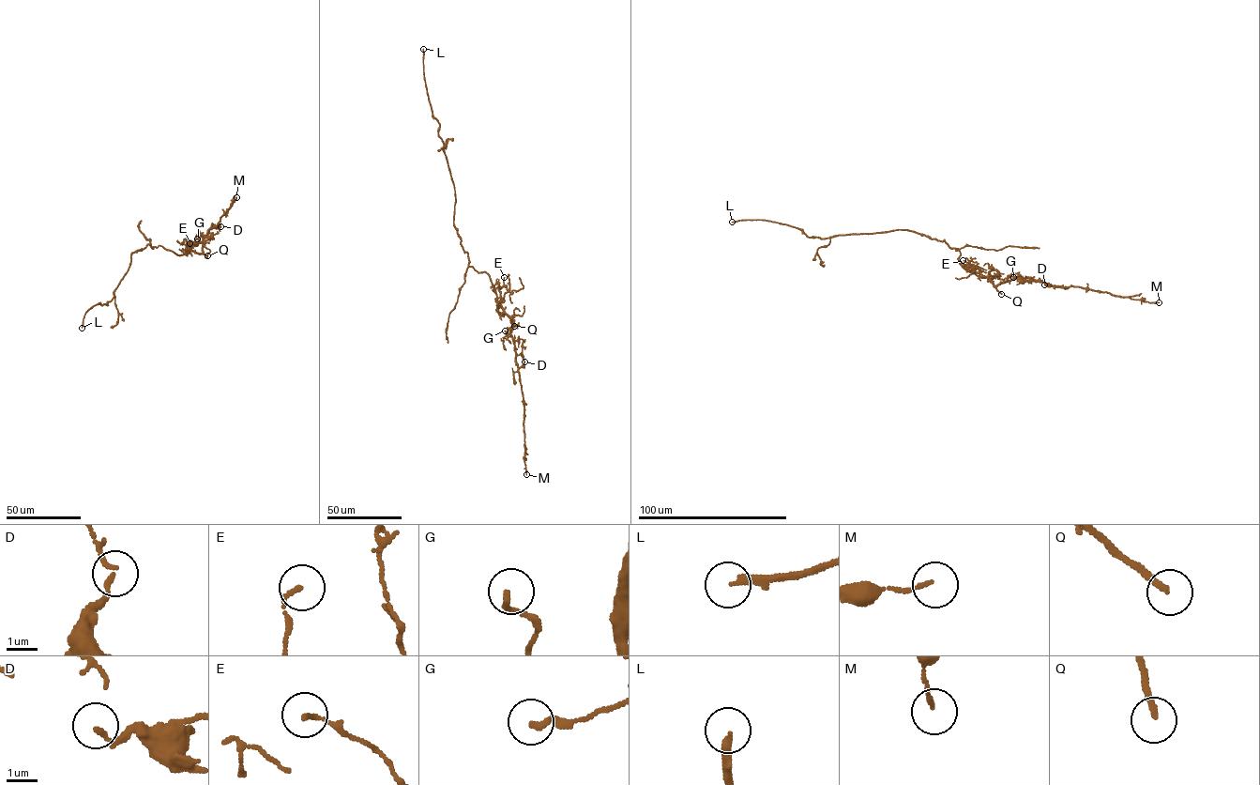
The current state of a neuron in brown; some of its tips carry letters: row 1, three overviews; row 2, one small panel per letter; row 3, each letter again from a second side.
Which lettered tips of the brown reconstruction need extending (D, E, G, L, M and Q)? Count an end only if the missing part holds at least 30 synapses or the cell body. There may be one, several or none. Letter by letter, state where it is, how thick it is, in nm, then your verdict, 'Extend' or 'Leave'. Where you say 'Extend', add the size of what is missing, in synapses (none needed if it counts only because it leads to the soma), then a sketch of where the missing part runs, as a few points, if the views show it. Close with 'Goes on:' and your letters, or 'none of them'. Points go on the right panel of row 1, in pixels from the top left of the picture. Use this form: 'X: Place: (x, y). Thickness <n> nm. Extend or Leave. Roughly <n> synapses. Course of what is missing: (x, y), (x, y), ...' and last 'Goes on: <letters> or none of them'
D: Place: (1044, 284). Thickness 120 nm. Leave
E: Place: (963, 260). Thickness 130 nm. Leave
G: Place: (1013, 277). Thickness 170 nm. Leave
L: Place: (732, 222). Thickness 200 nm. Extend. Roughly 40 synapses. Course of what is missing: (732, 222), (690, 230), (666, 253), (668, 258), (661, 262), (661, 267)
M: Place: (1159, 302). Thickness 100 nm. Leave
Q: Place: (1001, 294). Thickness 200 nm. Extend. Course of what is missing: (1001, 294), (1035, 293), (1060, 312), (1100, 322), (1133, 337), (1157, 337), (1170, 344), (1191, 337)
Goes on: L, Q

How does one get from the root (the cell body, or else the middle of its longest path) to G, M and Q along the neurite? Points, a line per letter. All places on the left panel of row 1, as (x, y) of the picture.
G: (152, 247), (161, 246), (180, 255), (191, 250), (202, 253), (203, 237), (198, 236), (197, 238)
M: (152, 247), (161, 246), (180, 255), (191, 250), (202, 253), (204, 237), (211, 226), (216, 226), (236, 197)
Q: (152, 247), (161, 246), (180, 255), (191, 250), (207, 255)

